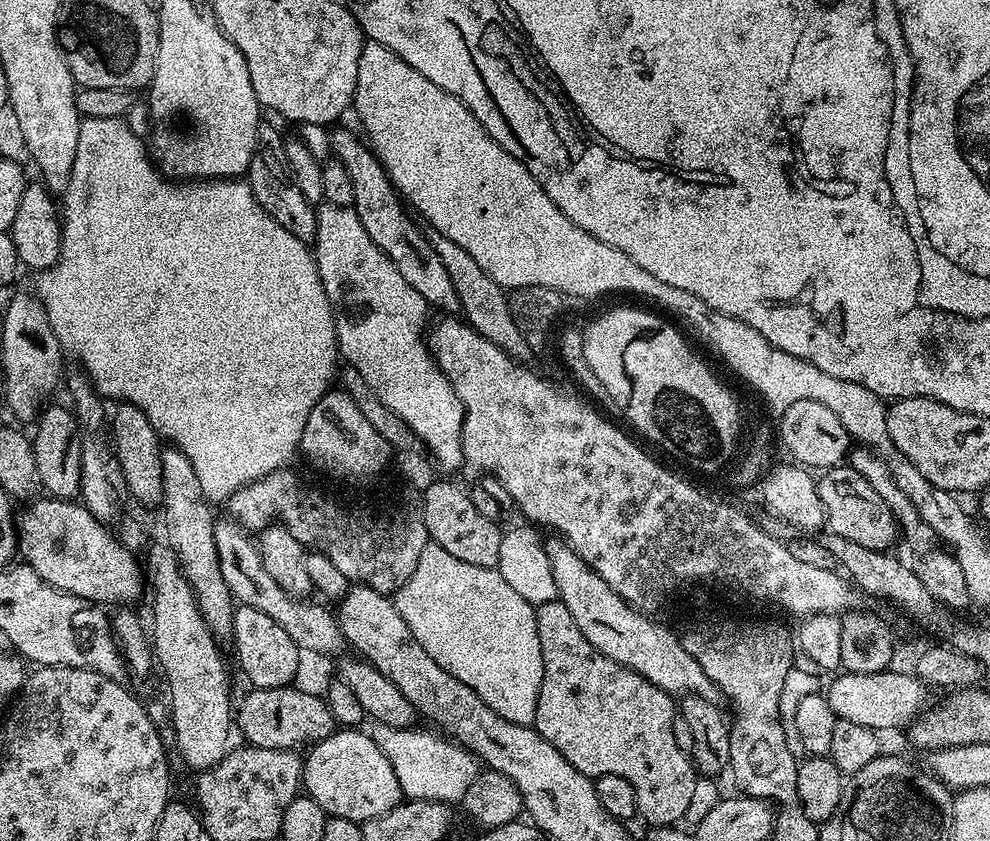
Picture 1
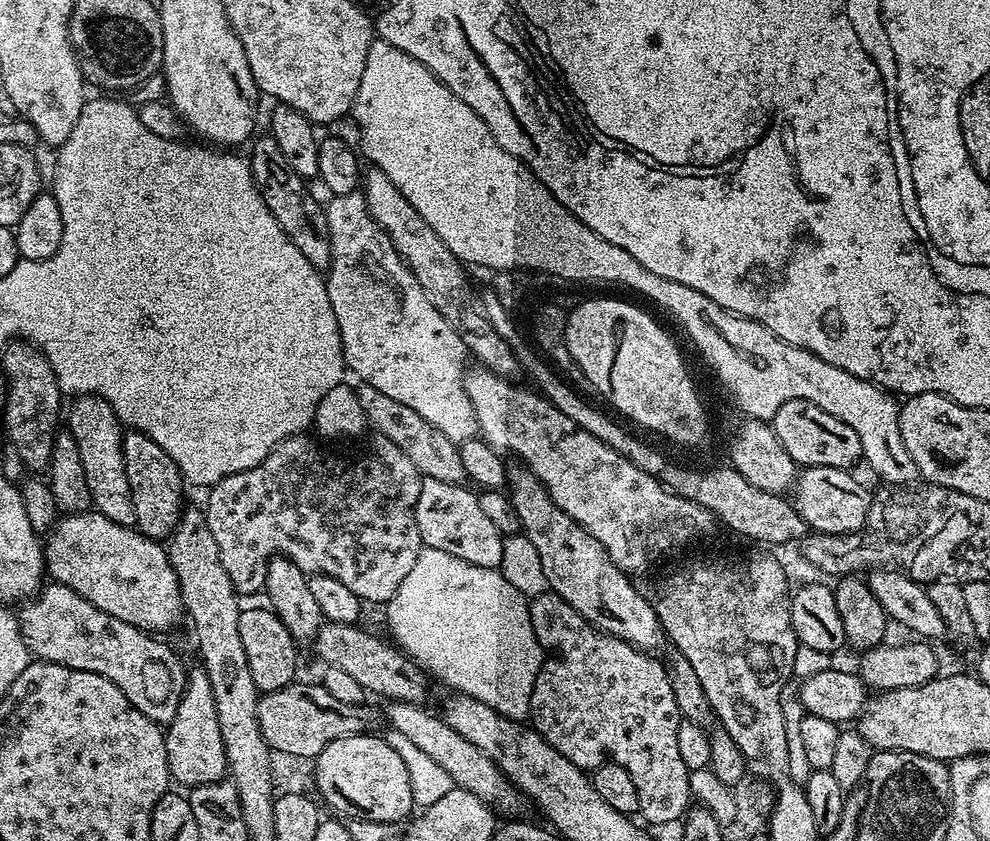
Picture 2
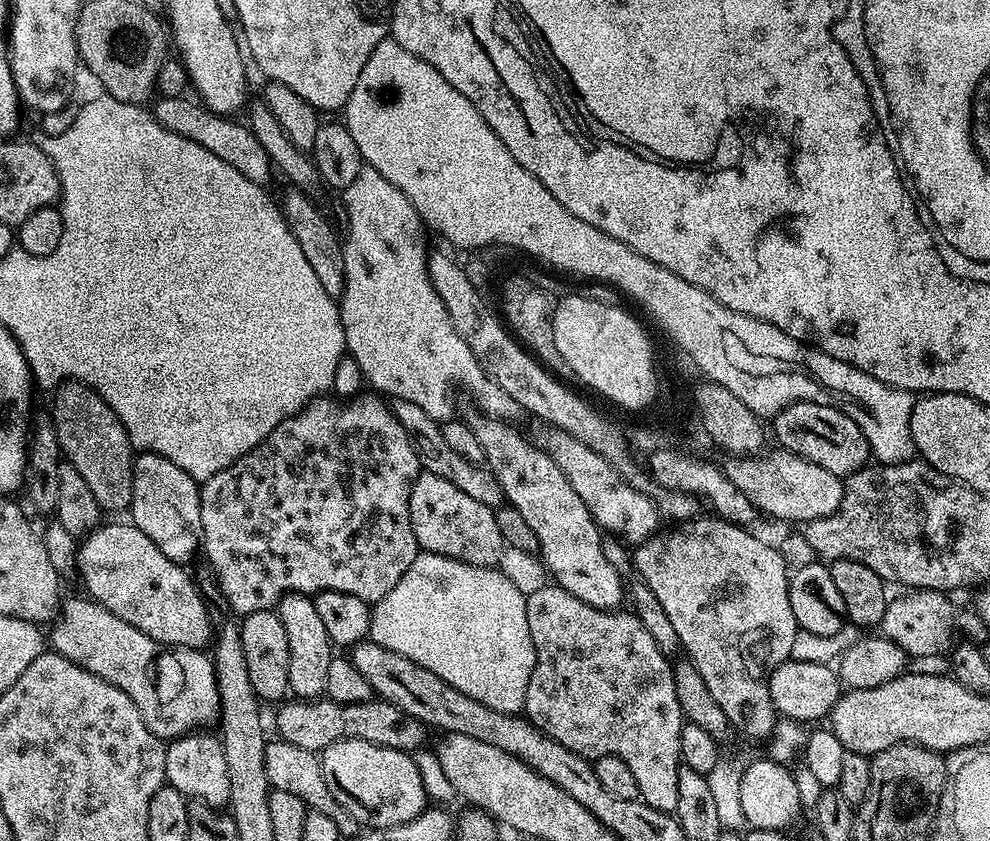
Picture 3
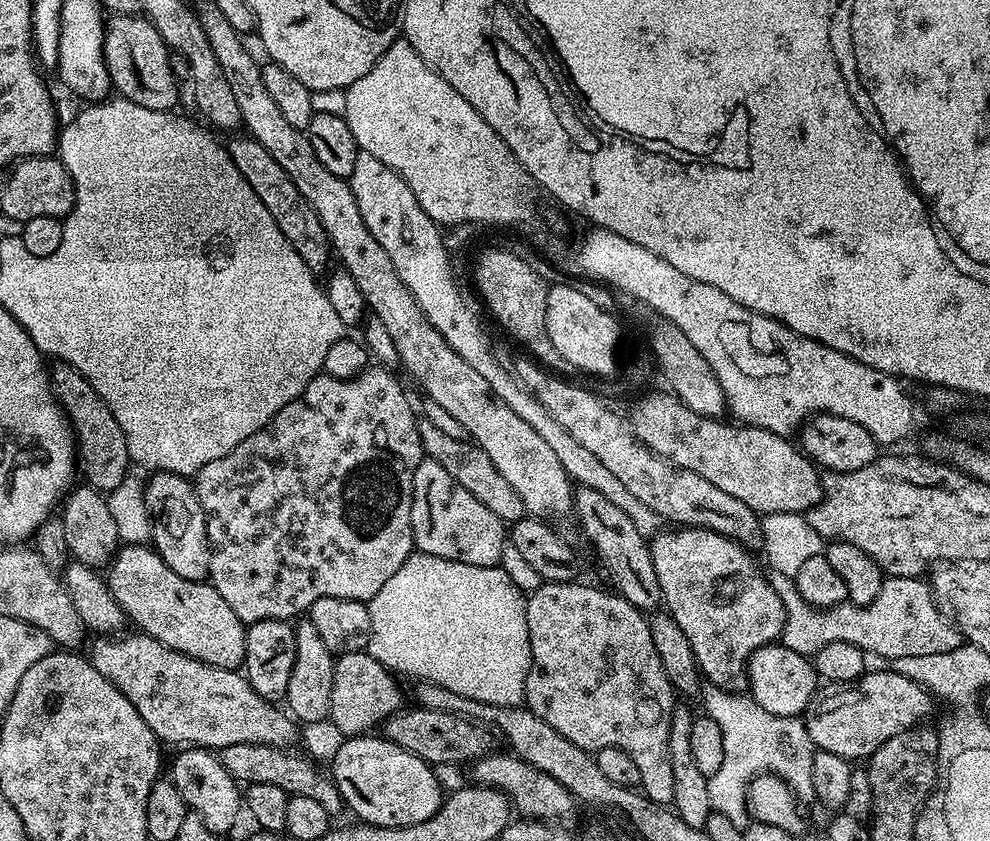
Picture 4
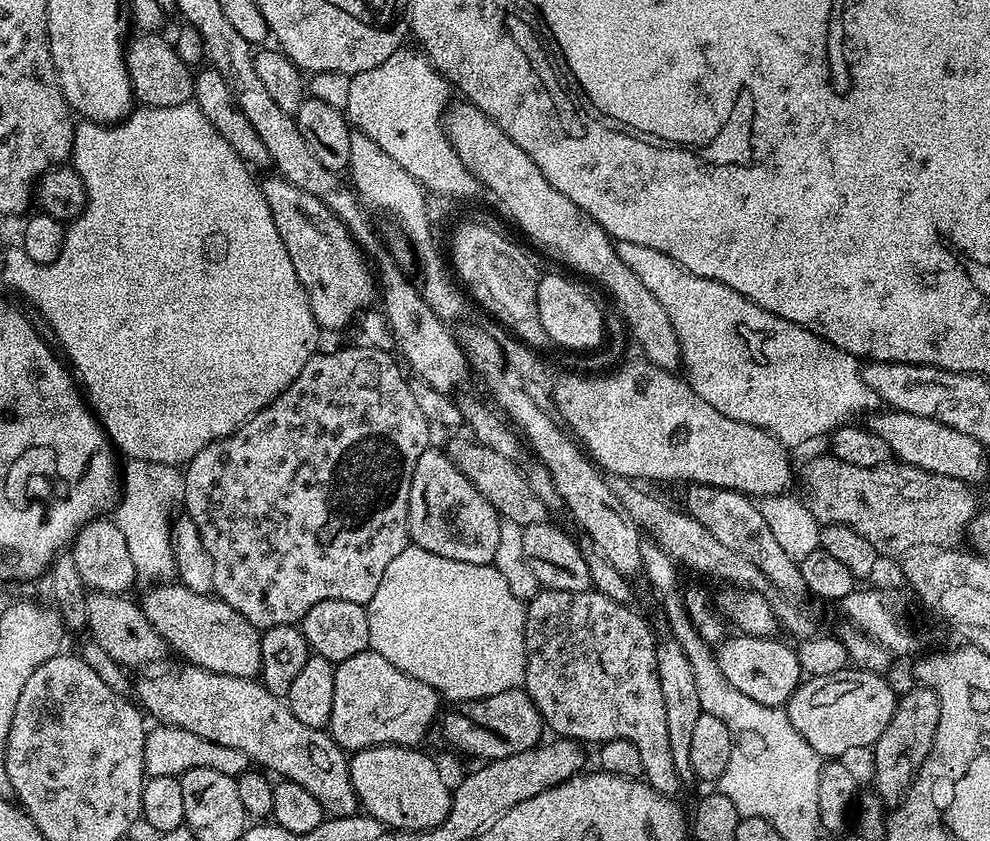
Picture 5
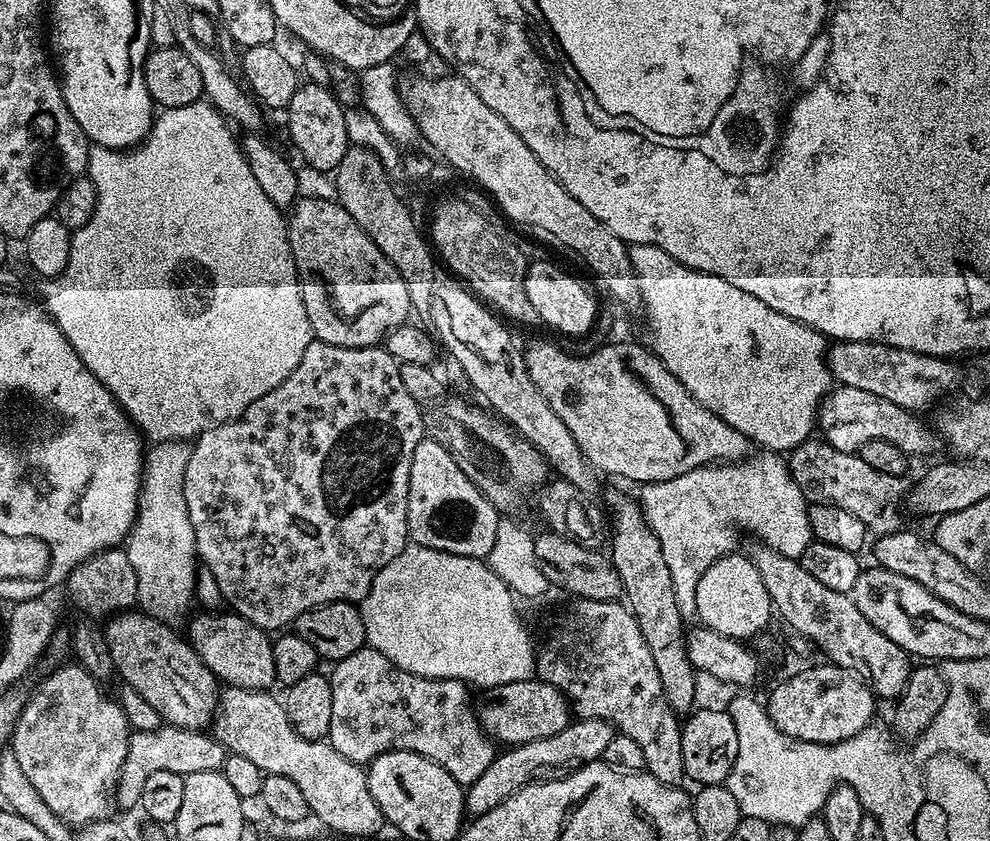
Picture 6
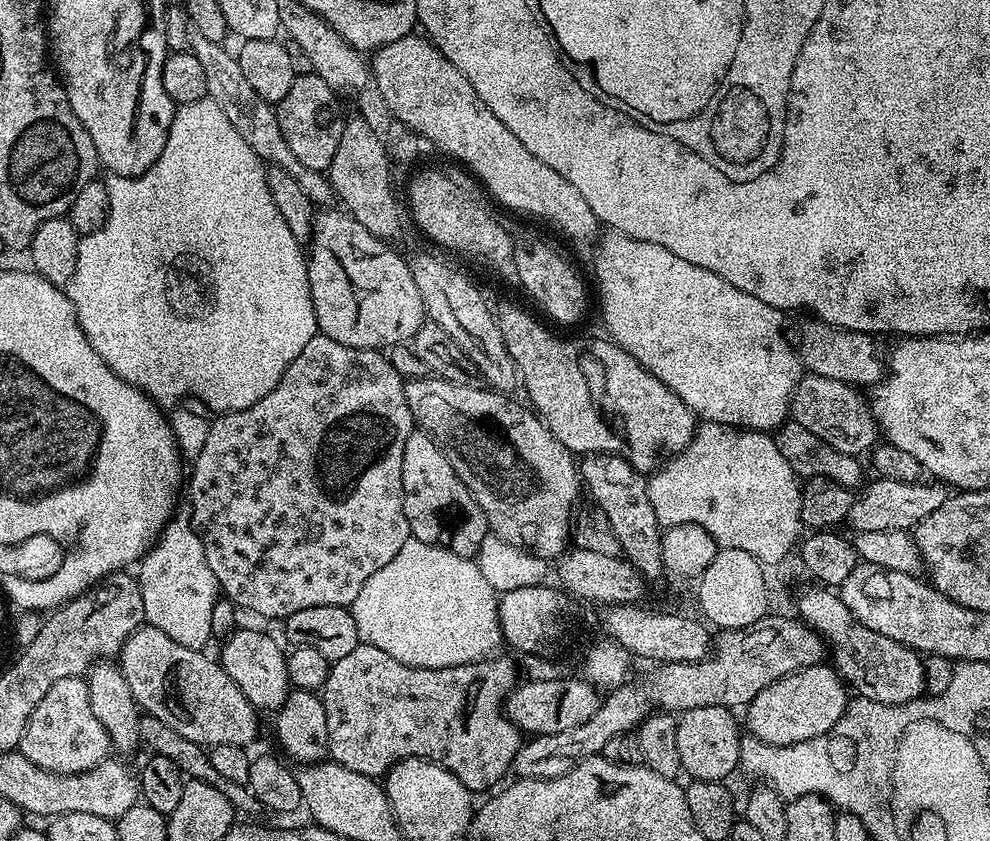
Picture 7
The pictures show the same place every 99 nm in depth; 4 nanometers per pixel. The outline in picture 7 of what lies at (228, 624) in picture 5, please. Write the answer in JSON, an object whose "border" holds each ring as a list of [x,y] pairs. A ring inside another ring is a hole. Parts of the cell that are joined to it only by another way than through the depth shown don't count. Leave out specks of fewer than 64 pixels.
{"border":[[[237,627],[231,636],[223,641],[224,649],[218,655],[218,663],[238,682],[242,694],[257,710],[264,708],[269,714],[275,713],[286,702],[290,691],[286,674],[286,652],[280,649],[281,641],[259,632],[256,628]]]}

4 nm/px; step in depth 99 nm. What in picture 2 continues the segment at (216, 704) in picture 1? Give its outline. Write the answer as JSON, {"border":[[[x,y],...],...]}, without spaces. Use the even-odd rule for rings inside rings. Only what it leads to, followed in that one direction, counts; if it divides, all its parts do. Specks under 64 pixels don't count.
{"border":[[[203,667],[189,671],[184,693],[174,718],[166,725],[164,734],[168,751],[168,774],[173,781],[188,784],[189,789],[199,784],[209,784],[225,779],[228,772],[226,750],[222,746],[222,730],[218,730],[218,706],[214,702],[214,690],[210,690],[210,678]]]}

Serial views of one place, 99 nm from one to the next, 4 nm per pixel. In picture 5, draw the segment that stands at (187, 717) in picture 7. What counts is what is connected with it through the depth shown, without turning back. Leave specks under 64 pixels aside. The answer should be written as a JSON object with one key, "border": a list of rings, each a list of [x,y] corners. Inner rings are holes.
{"border":[[[93,591],[86,602],[86,632],[87,635],[92,635],[89,636],[91,643],[102,646],[102,650],[106,650],[106,654],[110,654],[114,662],[123,664],[128,670],[140,670],[163,661],[166,645],[156,628],[150,626],[150,618],[146,618],[139,603],[135,599],[127,600],[128,598],[127,595],[114,592]]]}

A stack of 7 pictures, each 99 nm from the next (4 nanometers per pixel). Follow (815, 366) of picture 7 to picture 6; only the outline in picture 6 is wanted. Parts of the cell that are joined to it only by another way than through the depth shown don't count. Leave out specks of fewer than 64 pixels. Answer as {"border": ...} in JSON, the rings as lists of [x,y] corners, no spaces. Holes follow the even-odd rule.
{"border":[[[837,340],[827,349],[828,368],[837,385],[854,386],[878,394],[878,398],[890,398],[894,406],[902,406],[907,412],[923,413],[923,408],[936,404],[960,380],[960,372],[951,359],[943,356],[927,356],[910,350],[902,350],[874,342]]]}

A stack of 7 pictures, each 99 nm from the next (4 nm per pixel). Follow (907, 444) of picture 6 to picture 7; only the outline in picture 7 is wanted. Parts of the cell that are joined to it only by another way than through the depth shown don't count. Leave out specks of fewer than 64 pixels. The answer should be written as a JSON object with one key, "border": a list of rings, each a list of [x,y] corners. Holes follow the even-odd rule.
{"border":[[[811,374],[801,375],[800,385],[792,396],[790,416],[795,423],[806,426],[810,434],[818,434],[822,442],[834,446],[842,454],[863,457],[878,443],[878,425],[869,401],[859,387]]]}

